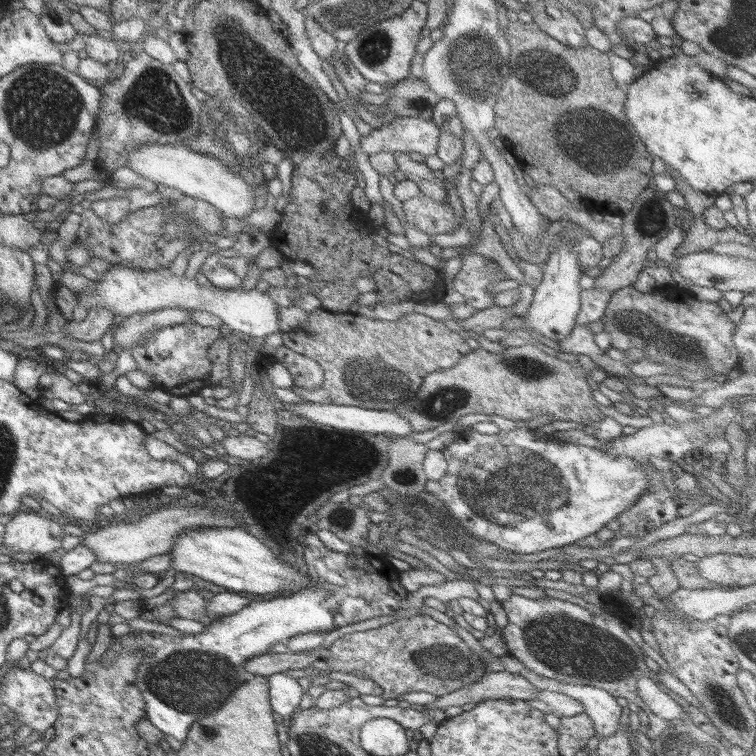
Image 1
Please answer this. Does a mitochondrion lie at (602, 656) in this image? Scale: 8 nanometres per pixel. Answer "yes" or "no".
yes

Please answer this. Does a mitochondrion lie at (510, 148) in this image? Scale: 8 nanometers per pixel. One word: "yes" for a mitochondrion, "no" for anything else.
no

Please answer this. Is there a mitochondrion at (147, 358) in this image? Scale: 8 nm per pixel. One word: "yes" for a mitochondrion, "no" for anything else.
yes

